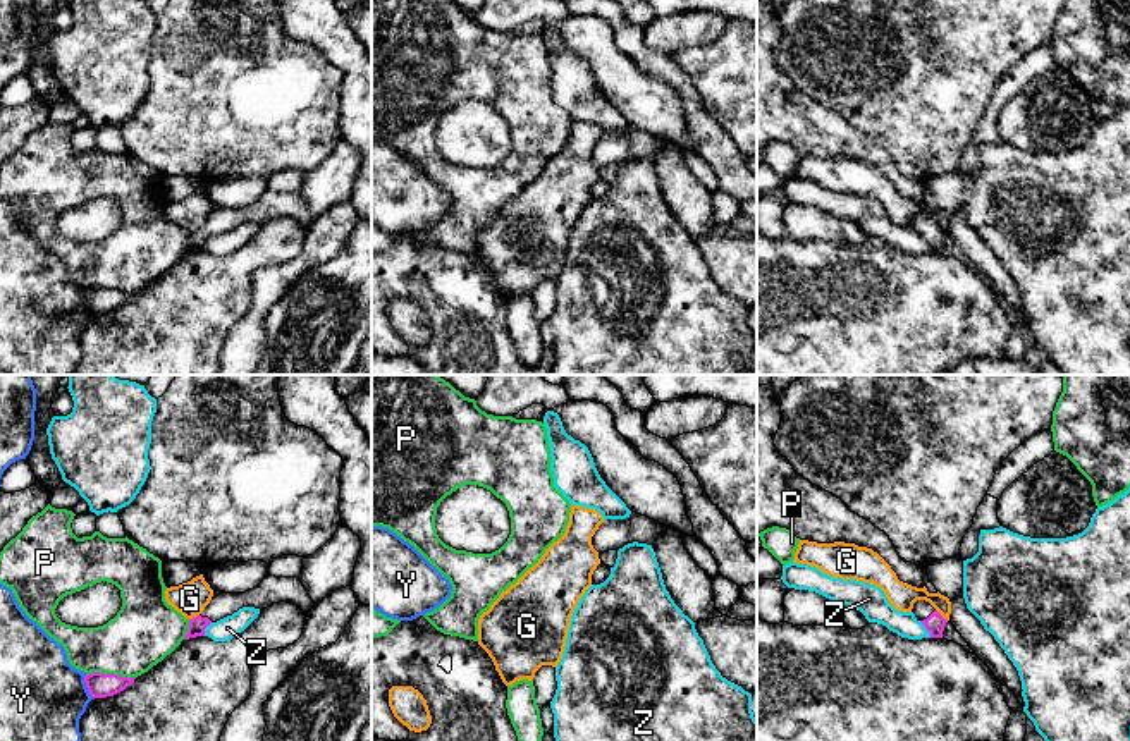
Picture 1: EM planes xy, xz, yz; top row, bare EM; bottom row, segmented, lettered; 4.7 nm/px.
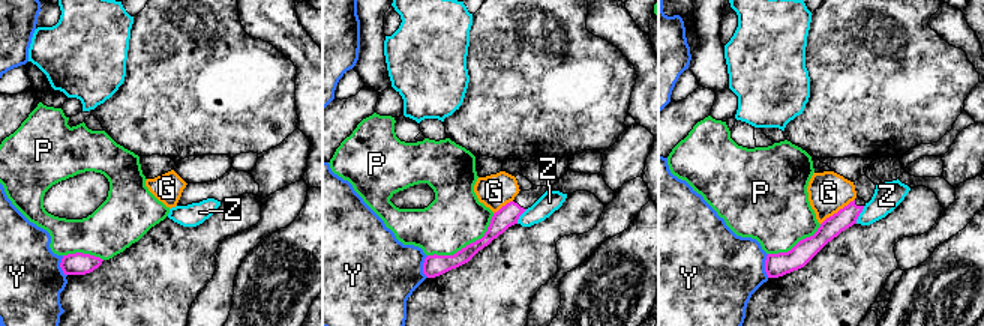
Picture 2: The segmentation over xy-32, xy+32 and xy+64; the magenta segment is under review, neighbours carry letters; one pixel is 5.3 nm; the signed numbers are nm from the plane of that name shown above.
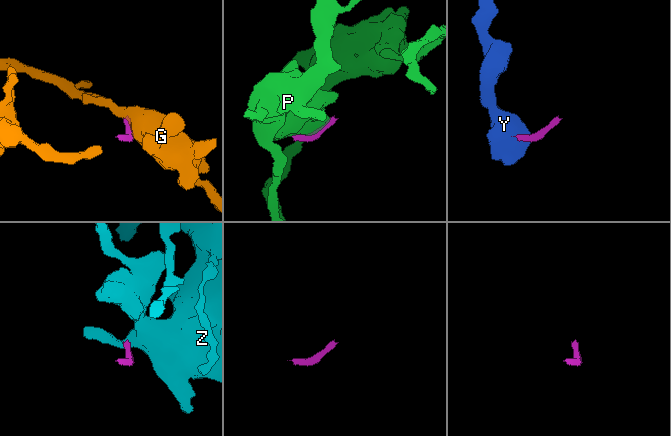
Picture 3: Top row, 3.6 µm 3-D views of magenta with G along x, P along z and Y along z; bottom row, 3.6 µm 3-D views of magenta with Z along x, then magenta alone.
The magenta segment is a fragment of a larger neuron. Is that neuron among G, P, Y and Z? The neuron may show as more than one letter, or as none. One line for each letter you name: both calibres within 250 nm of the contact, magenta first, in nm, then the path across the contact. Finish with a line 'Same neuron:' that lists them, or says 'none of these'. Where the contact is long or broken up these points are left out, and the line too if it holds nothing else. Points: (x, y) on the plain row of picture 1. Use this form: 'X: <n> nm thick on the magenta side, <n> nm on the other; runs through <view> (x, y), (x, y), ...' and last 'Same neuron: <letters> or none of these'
Same neuron: none of these

